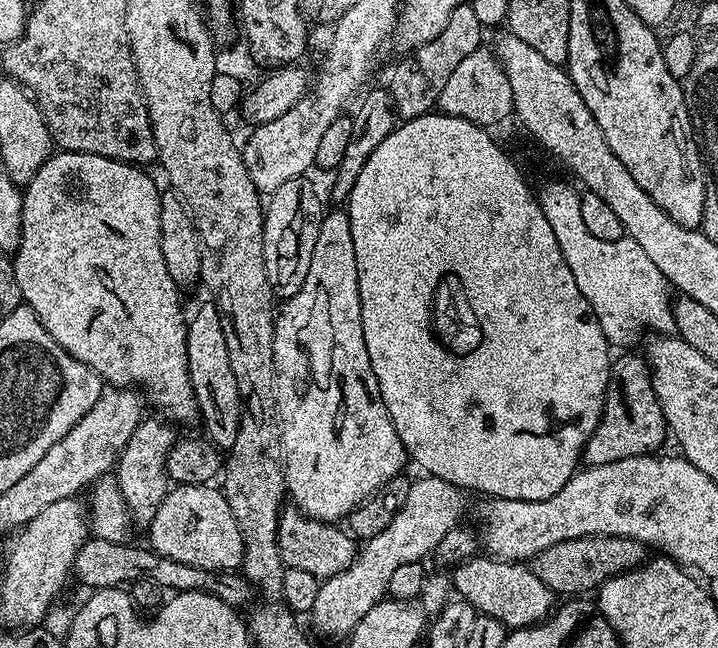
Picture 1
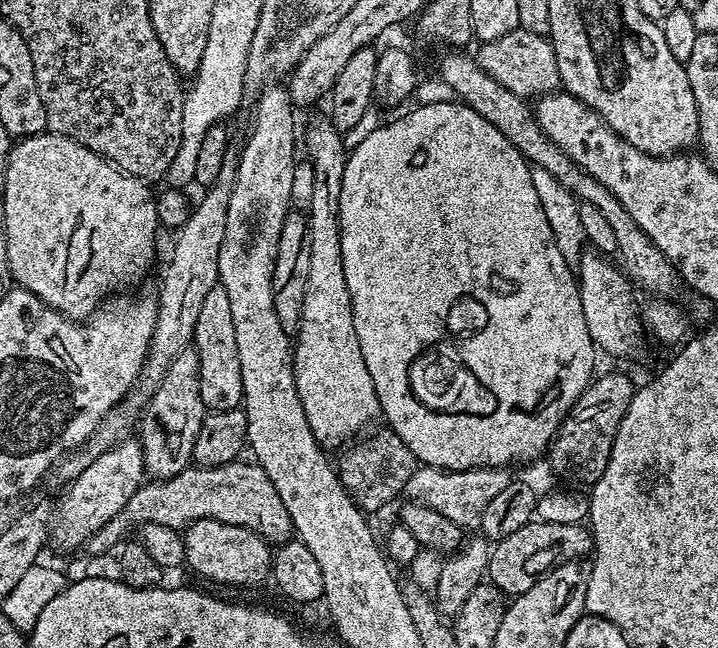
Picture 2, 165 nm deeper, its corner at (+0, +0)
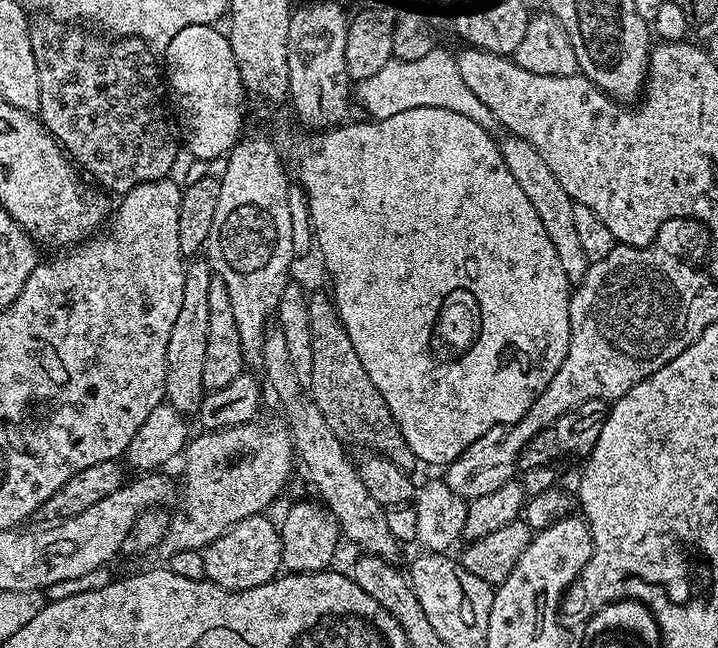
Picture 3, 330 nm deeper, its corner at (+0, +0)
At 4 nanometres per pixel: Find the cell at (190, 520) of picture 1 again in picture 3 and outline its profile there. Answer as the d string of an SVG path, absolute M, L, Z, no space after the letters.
M267 515L251 516L242 522L225 528L223 534L214 542L210 542L202 551L206 562L205 577L220 588L228 592L241 592L242 590L254 590L254 586L262 586L266 582L275 580L281 571L282 565L280 555L282 546L280 545L280 529L275 523L271 524L267 520Z

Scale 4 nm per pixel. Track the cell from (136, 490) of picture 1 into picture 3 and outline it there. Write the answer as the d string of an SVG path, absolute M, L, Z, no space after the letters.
M196 258L185 267L182 282L182 310L178 310L178 318L170 329L170 343L166 346L166 382L164 383L164 400L185 414L196 414L200 411L200 403L205 398L202 370L206 363L206 333L210 326L209 291L213 278L213 270L207 259Z

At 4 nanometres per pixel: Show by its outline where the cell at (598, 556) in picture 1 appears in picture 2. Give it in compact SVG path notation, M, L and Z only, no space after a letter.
M541 520L522 526L510 538L495 541L494 547L488 554L487 579L505 597L515 598L526 594L536 580L560 567L561 564L571 564L583 561L583 556L593 551L592 533L584 524L562 526L554 522Z

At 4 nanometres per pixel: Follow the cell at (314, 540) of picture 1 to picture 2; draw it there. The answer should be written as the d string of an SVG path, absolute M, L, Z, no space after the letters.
M237 462L217 468L189 466L165 480L141 484L130 502L126 502L124 509L114 514L114 518L110 518L110 522L106 522L102 530L88 539L87 551L108 552L112 547L115 549L131 528L132 531L139 529L142 524L184 530L189 524L199 520L217 520L230 526L242 526L258 534L272 546L288 543L294 536L290 514L286 514L286 506L282 506L282 498L278 498L274 482L270 482L266 470L262 470L259 464L244 463Z

